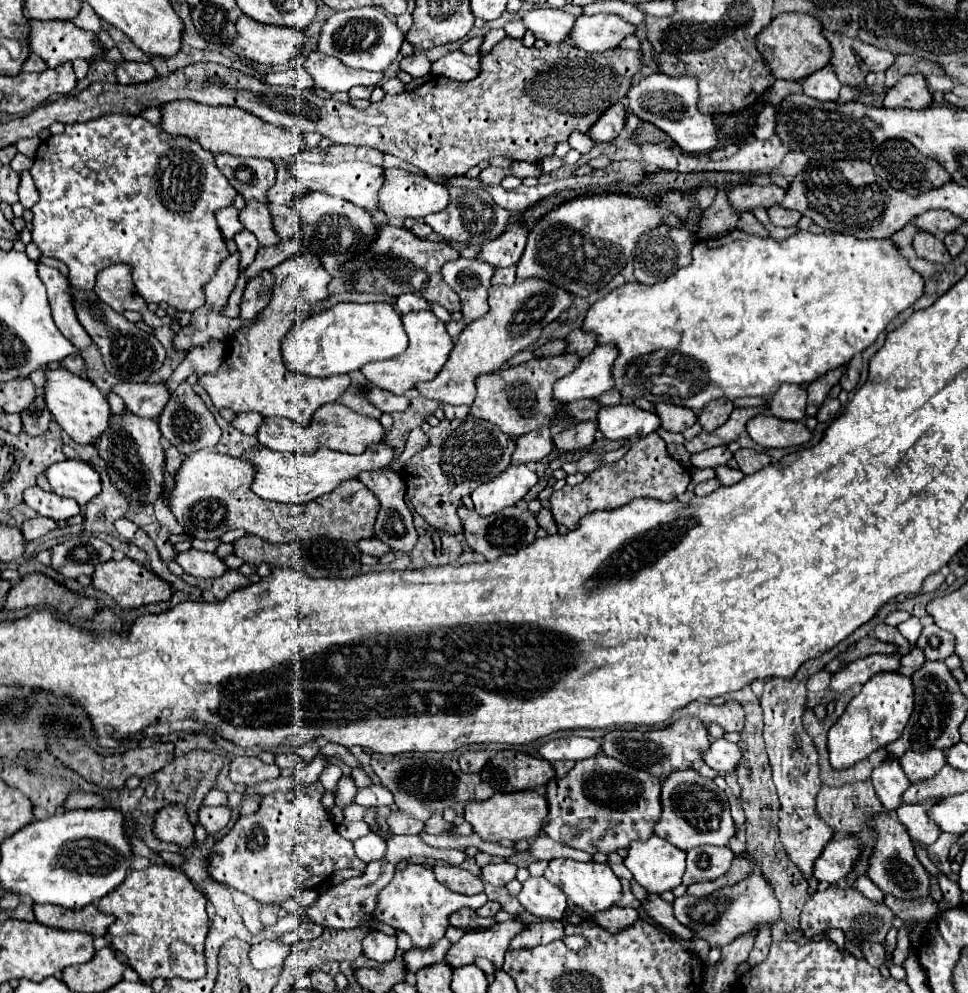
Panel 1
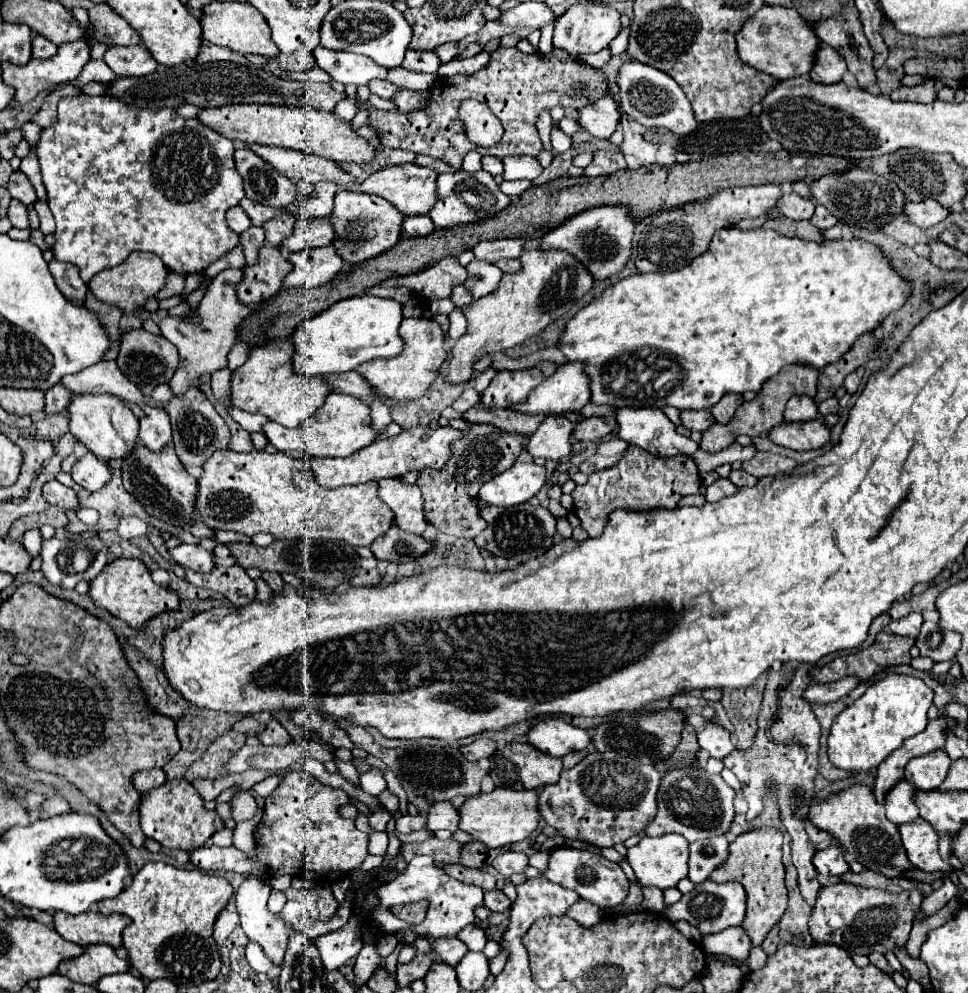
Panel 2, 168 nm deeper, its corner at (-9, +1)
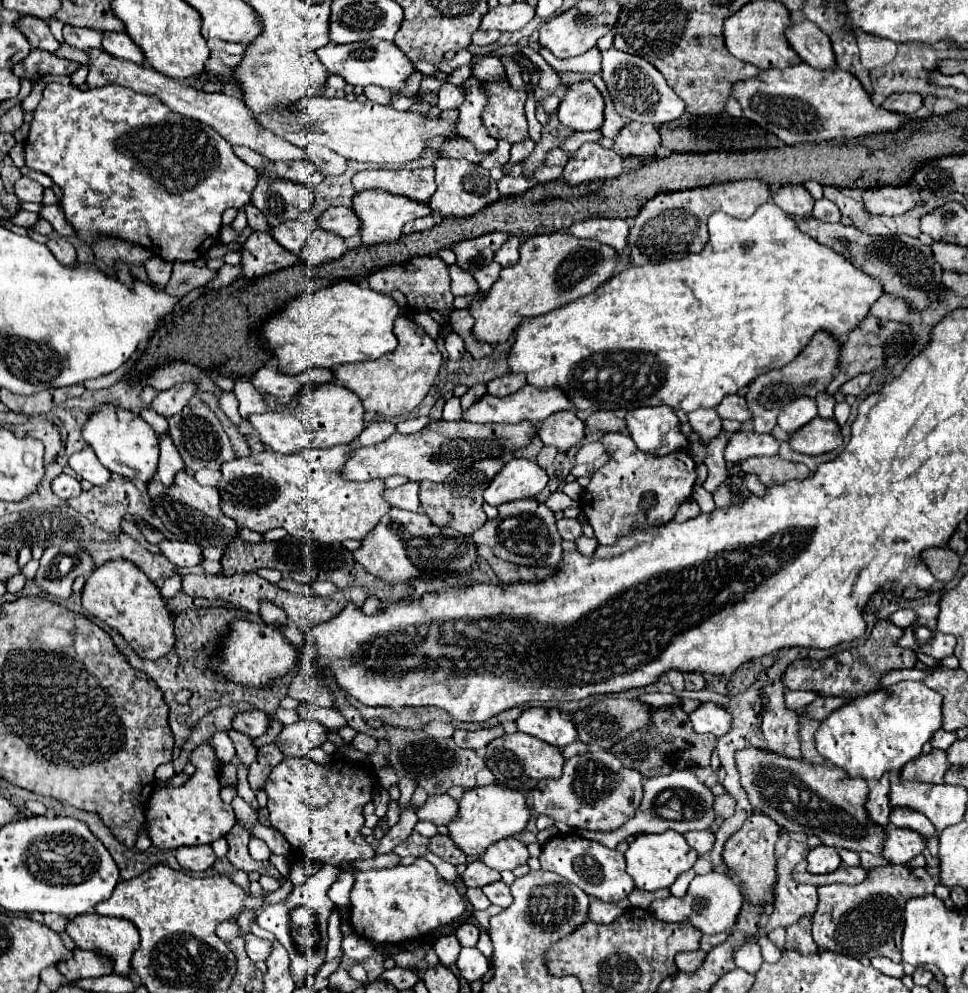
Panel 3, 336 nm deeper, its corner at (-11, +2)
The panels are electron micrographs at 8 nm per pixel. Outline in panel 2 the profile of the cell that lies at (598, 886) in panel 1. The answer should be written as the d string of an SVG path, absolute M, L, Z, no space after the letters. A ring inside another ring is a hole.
M559 847L551 851L549 871L545 873L545 877L557 885L573 889L581 899L591 901L599 907L617 907L619 903L623 903L623 899L629 893L629 881L617 863L587 851L571 849L571 847Z

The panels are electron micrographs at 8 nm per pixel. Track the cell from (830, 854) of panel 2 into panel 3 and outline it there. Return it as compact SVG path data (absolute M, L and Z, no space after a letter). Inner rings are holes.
M815 846L807 852L807 872L811 874L829 874L841 866L841 858L831 846Z

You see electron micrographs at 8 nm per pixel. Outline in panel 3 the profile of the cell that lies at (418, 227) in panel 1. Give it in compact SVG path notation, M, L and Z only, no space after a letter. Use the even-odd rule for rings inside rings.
M425 216L425 218L417 218L413 222L409 222L403 232L421 232L421 230L429 230L431 226L435 226L435 216Z

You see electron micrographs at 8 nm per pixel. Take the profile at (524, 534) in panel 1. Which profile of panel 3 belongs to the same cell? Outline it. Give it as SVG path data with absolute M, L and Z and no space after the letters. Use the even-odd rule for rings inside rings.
M515 500L515 502L501 504L497 510L499 510L499 516L493 520L487 520L473 534L475 544L491 546L497 558L517 564L517 566L537 566L537 568L551 566L551 568L555 568L559 564L559 560L563 558L563 548L561 548L563 538L557 532L553 512L543 502Z

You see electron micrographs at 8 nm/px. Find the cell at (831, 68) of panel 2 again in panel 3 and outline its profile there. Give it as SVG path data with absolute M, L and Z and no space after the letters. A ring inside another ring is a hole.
M809 20L791 22L785 30L785 36L803 62L819 70L835 68L835 56L831 54L831 42L827 34L823 34L813 22Z

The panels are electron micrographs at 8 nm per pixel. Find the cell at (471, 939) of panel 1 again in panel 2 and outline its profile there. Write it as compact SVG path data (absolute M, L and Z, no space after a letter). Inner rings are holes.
M443 937L443 939L437 939L433 941L433 949L437 951L439 959L451 967L457 967L457 963L465 957L465 953L469 951L467 945L457 939L457 937Z

